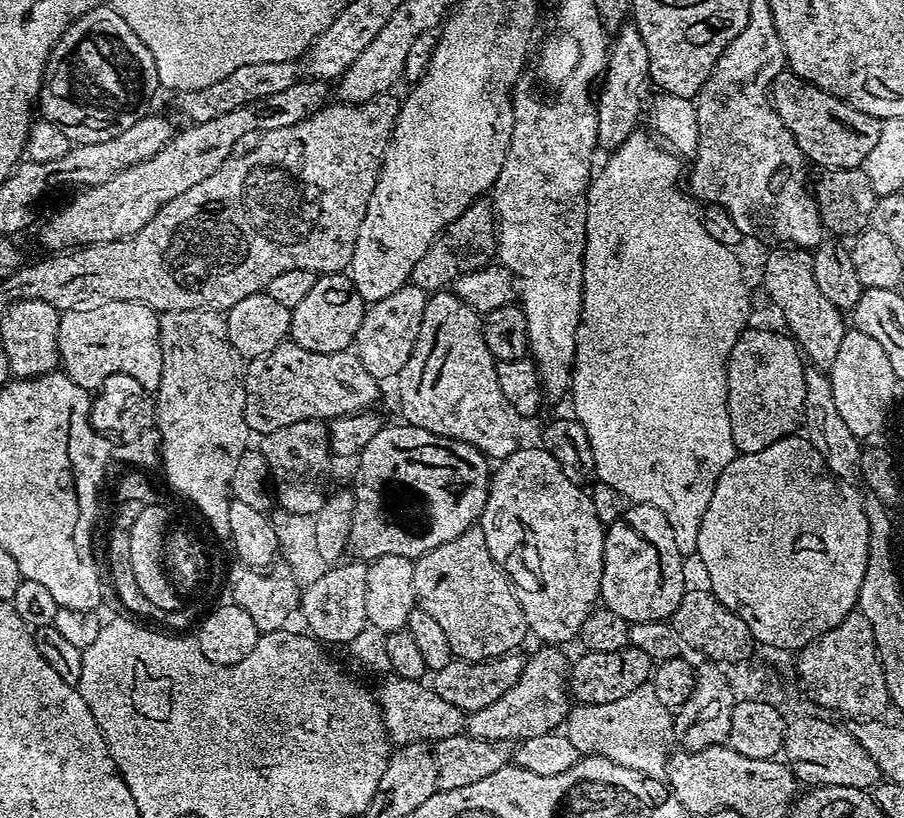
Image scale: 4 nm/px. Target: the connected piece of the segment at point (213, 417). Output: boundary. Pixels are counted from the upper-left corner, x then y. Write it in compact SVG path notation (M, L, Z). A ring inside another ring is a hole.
M182 310L181 312L165 312L160 316L160 353L162 354L162 378L158 382L154 393L154 403L156 405L156 422L154 428L160 432L160 459L164 476L208 519L208 524L217 532L221 538L226 538L229 534L230 516L228 514L228 501L230 499L230 485L234 466L238 458L249 447L248 439L250 433L248 424L244 420L244 407L246 406L246 394L244 393L244 370L245 361L234 350L234 346L228 337L228 325L225 317L216 310Z

